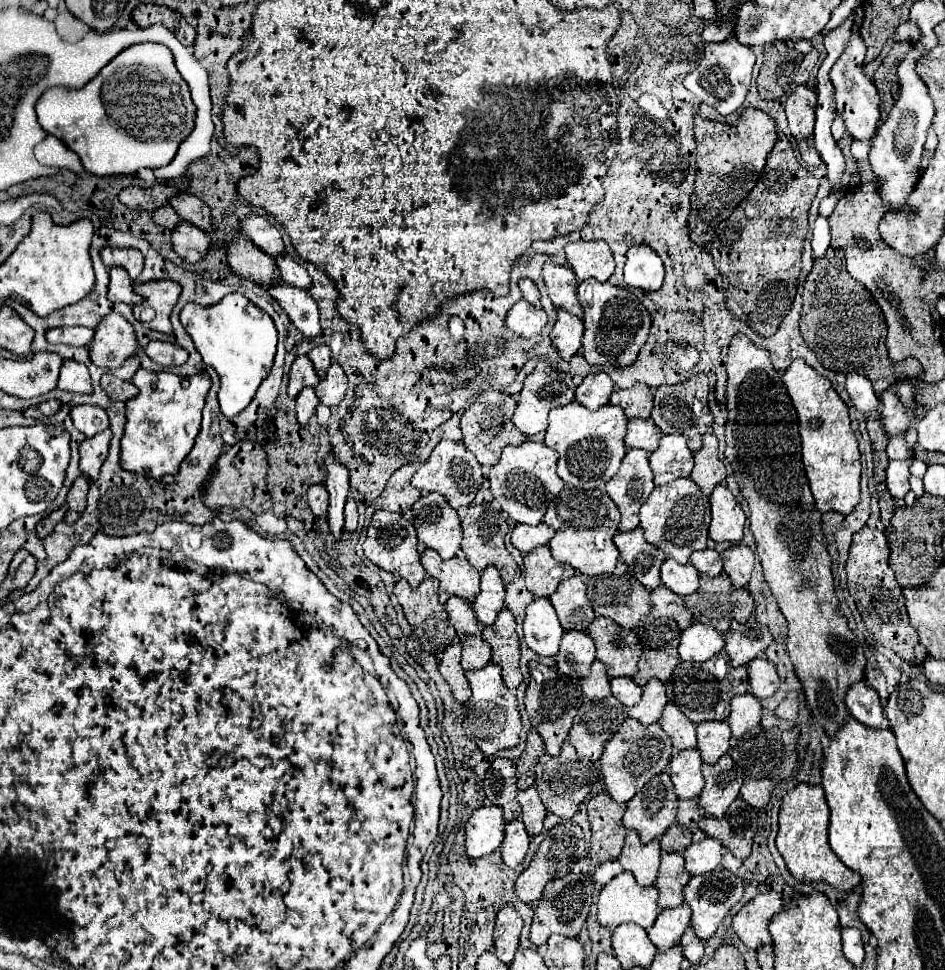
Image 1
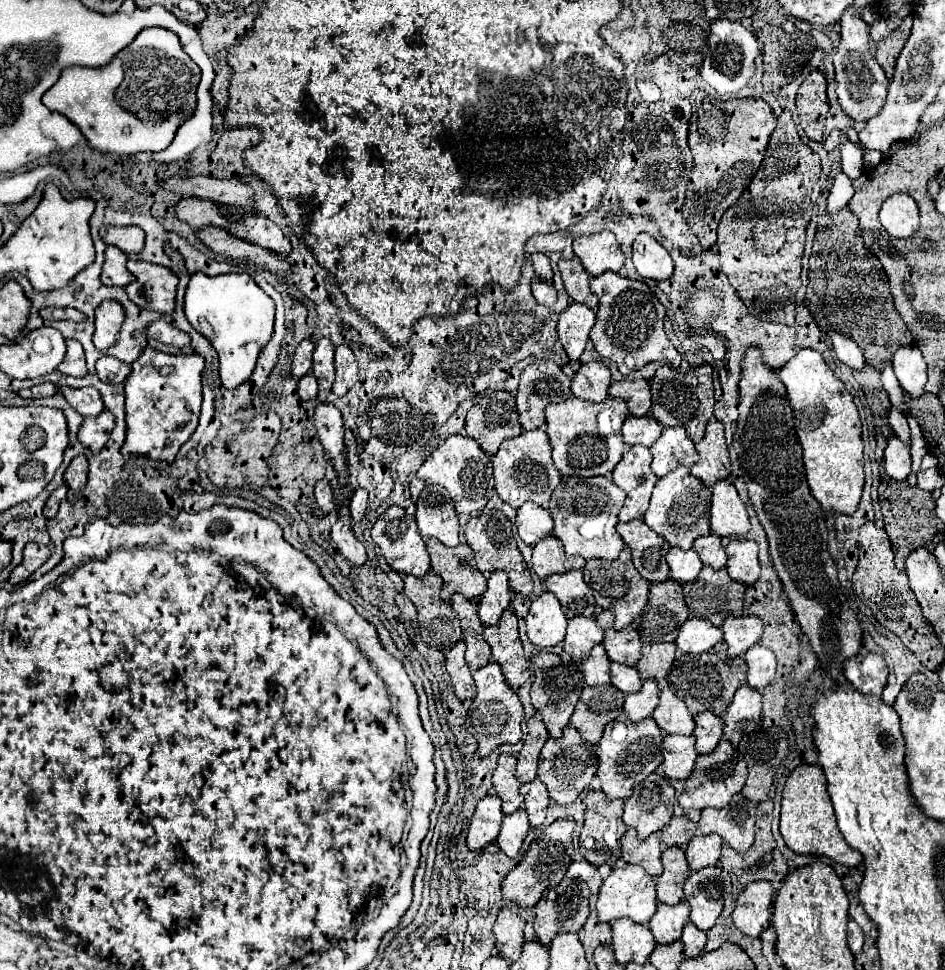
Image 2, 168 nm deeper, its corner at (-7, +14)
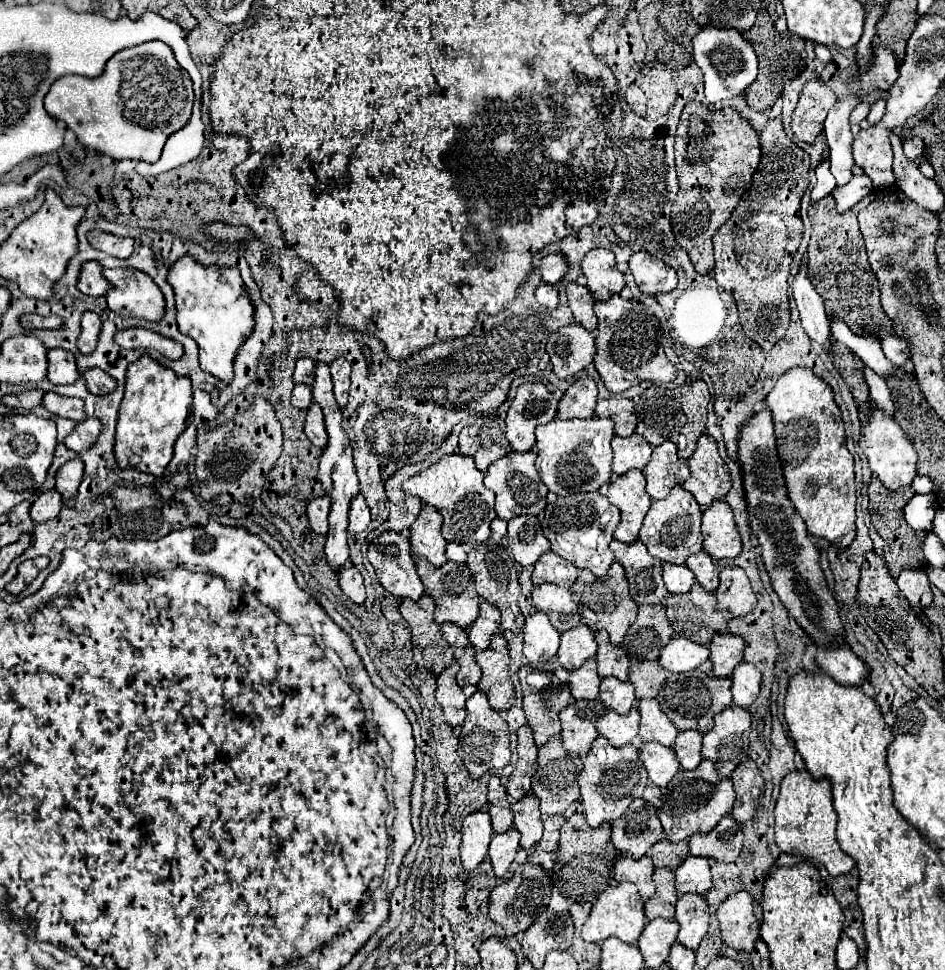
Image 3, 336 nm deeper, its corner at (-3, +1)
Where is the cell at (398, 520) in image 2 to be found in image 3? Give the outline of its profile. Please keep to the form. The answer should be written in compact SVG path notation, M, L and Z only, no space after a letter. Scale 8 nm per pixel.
M385 531L371 541L367 555L377 571L379 583L391 595L409 597L413 601L423 595L423 581L419 579L407 537L395 531Z

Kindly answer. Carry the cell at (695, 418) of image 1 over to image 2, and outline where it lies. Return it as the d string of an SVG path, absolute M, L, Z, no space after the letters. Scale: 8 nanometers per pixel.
M667 364L657 368L655 376L649 380L651 384L651 416L661 424L661 426L679 426L683 424L689 432L689 438L697 444L703 434L707 422L713 418L713 380L711 380L711 366L703 364L697 368L691 368L689 372L681 374L671 370Z

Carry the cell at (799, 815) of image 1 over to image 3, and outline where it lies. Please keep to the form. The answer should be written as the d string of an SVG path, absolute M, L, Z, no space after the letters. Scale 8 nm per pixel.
M791 771L781 783L781 793L775 805L775 841L779 849L787 855L801 855L805 859L821 861L833 877L851 873L855 869L855 861L839 849L835 825L837 813L833 809L829 783L823 779L813 779L809 771Z

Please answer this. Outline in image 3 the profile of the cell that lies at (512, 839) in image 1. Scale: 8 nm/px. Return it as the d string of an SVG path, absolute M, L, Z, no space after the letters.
M511 827L505 833L493 835L489 845L489 859L497 877L503 877L509 871L515 859L515 853L519 851L519 839L521 839L521 833L515 827Z

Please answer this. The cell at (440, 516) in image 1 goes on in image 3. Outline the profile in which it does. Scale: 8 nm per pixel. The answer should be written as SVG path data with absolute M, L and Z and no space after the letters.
M423 505L419 517L411 525L411 537L409 537L411 553L415 557L427 557L437 567L447 563L445 557L447 541L443 539L441 525L443 525L443 515L435 511L435 507Z

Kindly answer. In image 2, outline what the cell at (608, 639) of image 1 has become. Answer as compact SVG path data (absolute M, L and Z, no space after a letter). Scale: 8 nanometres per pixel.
M603 610L601 614L595 616L599 626L605 630L605 638L603 638L603 646L607 650L607 656L611 662L623 662L627 666L633 666L639 660L641 654L641 646L645 642L641 642L637 630L629 624L623 630L615 630L613 622L615 616L611 610Z

